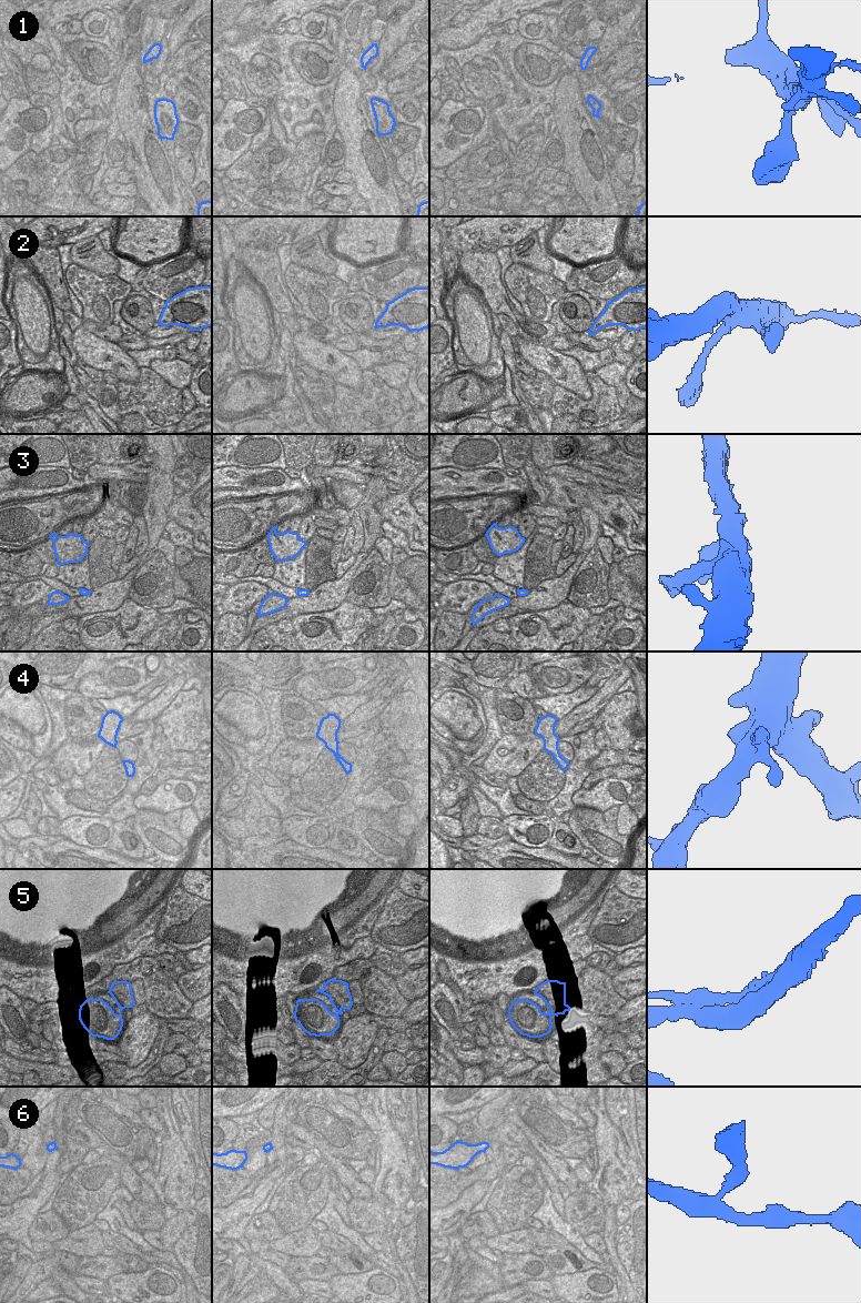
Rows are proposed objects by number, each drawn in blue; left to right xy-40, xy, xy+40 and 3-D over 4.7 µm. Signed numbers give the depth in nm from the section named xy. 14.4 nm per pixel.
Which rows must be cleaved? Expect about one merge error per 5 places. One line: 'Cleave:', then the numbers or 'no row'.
Cleave: no row

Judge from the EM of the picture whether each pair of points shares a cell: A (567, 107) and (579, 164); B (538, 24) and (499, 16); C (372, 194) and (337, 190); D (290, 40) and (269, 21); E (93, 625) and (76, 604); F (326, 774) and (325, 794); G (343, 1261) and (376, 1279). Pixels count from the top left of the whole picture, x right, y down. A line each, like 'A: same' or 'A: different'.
A: same
B: different
C: different
D: different
E: different
F: same
G: different

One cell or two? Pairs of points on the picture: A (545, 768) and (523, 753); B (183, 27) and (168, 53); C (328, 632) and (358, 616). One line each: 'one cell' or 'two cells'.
A: two cells
B: one cell
C: one cell

